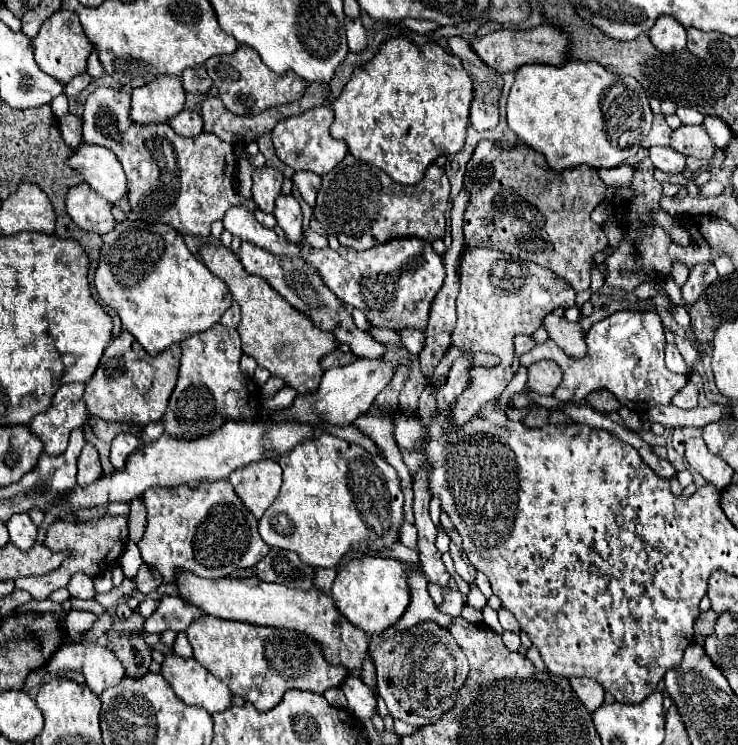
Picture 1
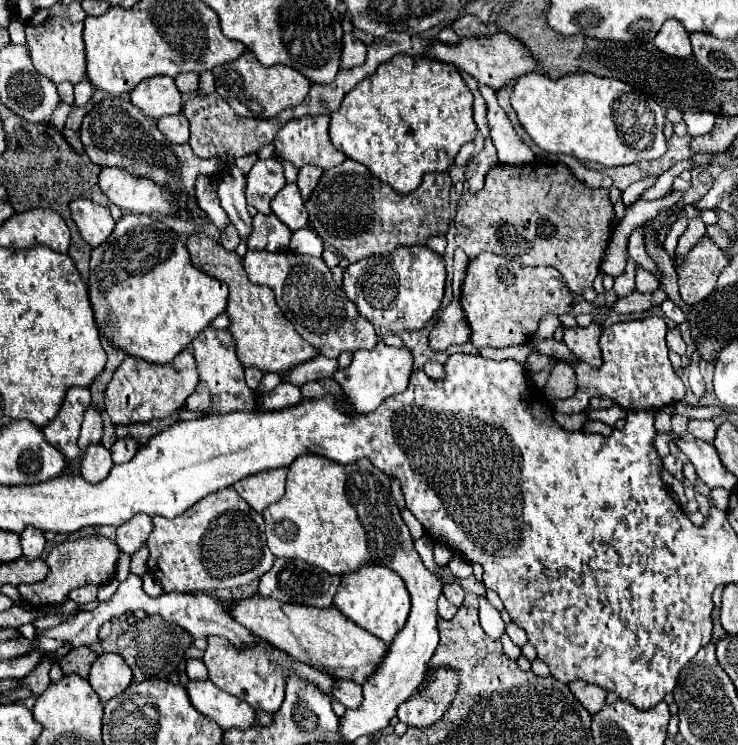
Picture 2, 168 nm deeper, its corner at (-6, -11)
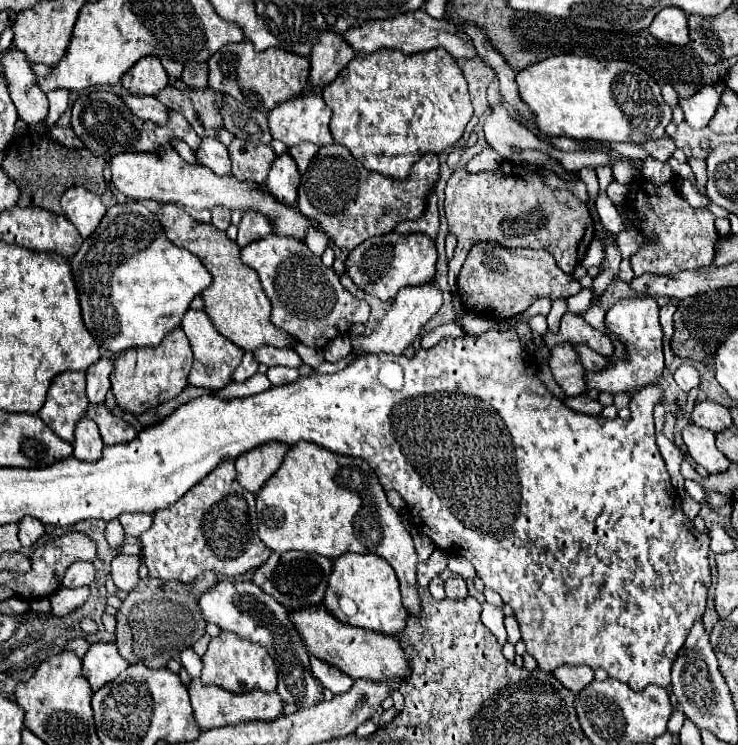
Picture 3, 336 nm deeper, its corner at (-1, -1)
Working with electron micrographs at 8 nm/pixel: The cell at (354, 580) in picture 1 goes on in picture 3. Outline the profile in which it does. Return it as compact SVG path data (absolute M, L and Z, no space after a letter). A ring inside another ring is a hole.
M347 552L341 558L335 558L329 584L325 590L323 606L339 622L349 624L349 626L357 626L357 628L365 628L365 630L373 630L381 634L391 634L391 636L397 636L399 630L405 628L407 610L401 602L399 580L395 576L395 570L377 554L349 554ZM345 602L353 604L353 612L349 612L347 606L343 608Z

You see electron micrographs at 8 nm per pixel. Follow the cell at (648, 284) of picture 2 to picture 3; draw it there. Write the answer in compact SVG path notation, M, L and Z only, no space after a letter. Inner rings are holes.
M637 176L627 184L627 204L637 212L641 222L639 232L647 240L641 250L631 256L631 266L635 276L641 274L675 274L681 270L699 270L713 264L715 244L719 234L715 230L715 216L707 208L693 208L679 194L679 178L673 178L661 186ZM655 240L655 242L649 242Z

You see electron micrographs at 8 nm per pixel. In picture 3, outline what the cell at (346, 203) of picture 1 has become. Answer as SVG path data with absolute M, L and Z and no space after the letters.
M341 144L321 146L307 172L301 176L301 184L297 188L297 208L307 218L317 220L335 246L353 250L371 236L391 232L399 222L417 220L423 216L429 188L439 178L437 154L427 156L429 158L423 156L413 164L405 180L393 180L365 170L363 164Z

